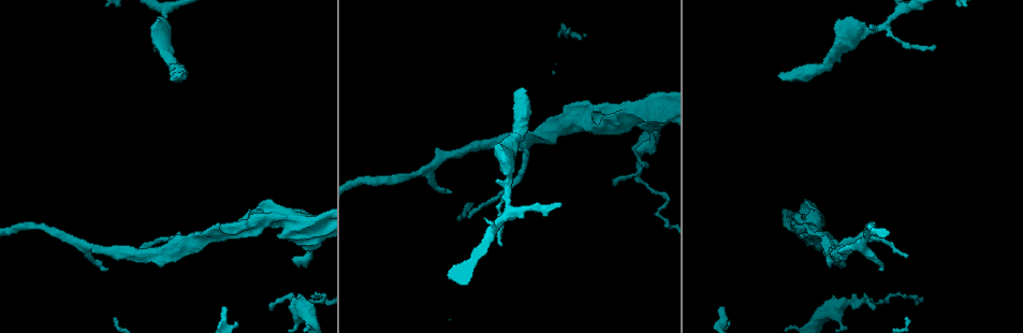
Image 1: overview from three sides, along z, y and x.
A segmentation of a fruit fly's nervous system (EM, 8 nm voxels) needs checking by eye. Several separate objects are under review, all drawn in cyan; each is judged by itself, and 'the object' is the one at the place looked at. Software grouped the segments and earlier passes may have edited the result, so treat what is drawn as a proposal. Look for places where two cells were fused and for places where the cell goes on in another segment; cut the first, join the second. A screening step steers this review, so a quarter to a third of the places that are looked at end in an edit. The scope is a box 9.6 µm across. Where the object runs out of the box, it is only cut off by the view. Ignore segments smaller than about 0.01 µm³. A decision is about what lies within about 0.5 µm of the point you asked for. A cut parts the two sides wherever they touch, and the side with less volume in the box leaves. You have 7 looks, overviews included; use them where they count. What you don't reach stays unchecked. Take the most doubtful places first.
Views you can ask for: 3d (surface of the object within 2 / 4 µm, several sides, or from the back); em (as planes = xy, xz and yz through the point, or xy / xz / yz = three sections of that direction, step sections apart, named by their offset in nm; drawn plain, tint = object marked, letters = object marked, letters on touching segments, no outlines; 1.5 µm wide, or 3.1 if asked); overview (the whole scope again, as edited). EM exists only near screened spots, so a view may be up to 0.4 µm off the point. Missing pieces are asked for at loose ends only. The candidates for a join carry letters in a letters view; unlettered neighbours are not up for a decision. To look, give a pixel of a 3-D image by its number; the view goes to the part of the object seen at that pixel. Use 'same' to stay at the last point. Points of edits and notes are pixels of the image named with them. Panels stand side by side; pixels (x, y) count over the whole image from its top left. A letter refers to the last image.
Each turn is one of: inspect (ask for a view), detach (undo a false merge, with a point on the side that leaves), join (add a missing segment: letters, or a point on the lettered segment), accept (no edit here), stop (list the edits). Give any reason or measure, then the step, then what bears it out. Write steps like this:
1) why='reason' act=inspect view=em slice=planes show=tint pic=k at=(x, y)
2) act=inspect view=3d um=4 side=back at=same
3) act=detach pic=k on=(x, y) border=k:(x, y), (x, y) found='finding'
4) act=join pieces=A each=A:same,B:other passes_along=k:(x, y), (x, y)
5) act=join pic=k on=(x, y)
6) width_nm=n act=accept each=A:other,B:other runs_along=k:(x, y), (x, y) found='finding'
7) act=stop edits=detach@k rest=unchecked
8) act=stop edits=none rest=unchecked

why='thick end' act=inspect view=em slice=yz step=4 show=letters pic=1 at=(780, 75)

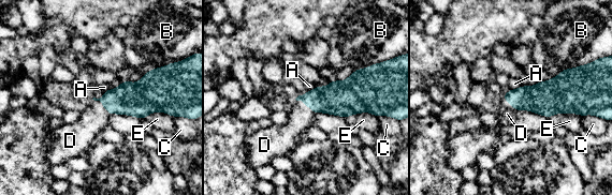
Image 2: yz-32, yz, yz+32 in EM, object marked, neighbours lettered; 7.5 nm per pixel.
act=join pieces=D each=A:other,B:other,C:other,D:same,E:other passes_along=2:(134, 100), (102, 104), (95, 118) found='it goes on there'

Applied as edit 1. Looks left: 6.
why='see it whole again' act=inspect view=overview

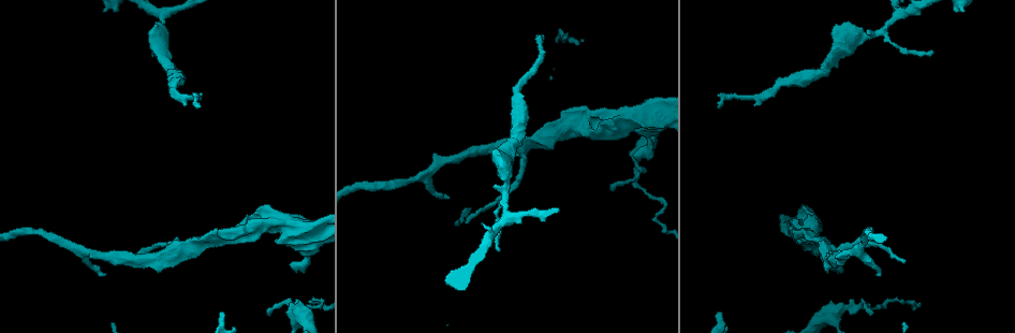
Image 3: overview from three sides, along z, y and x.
why='thin end' act=inspect view=em slice=xy step=4 show=letters pic=3 at=(467, 221)

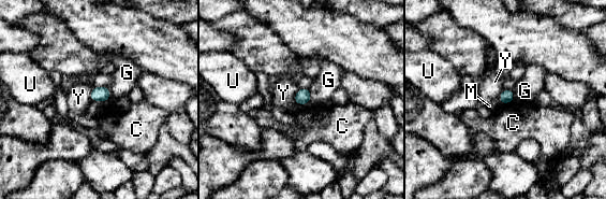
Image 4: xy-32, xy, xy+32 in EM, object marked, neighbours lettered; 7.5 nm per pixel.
width_nm=100 act=accept each=C:other,G:other,M:other,U:other,Y:other border=4:(513, 100), (503, 105) found='none of them fits'

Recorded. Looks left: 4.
why='an open end' act=inspect view=em slice=planes show=letters pic=3 at=(221, 312)

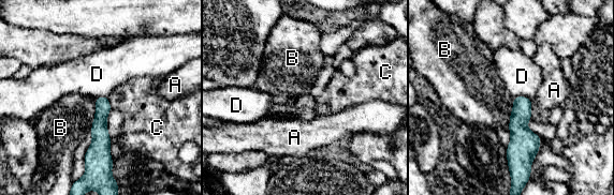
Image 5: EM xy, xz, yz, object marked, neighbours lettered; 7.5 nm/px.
act=accept each=A:other,B:other,C:other,D:other runs_along=5:(104, 99), (100, 118), (98, 160) found='no lettered segment goes on from it'

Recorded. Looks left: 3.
act=stop edits=join@2 rest=unchecked

